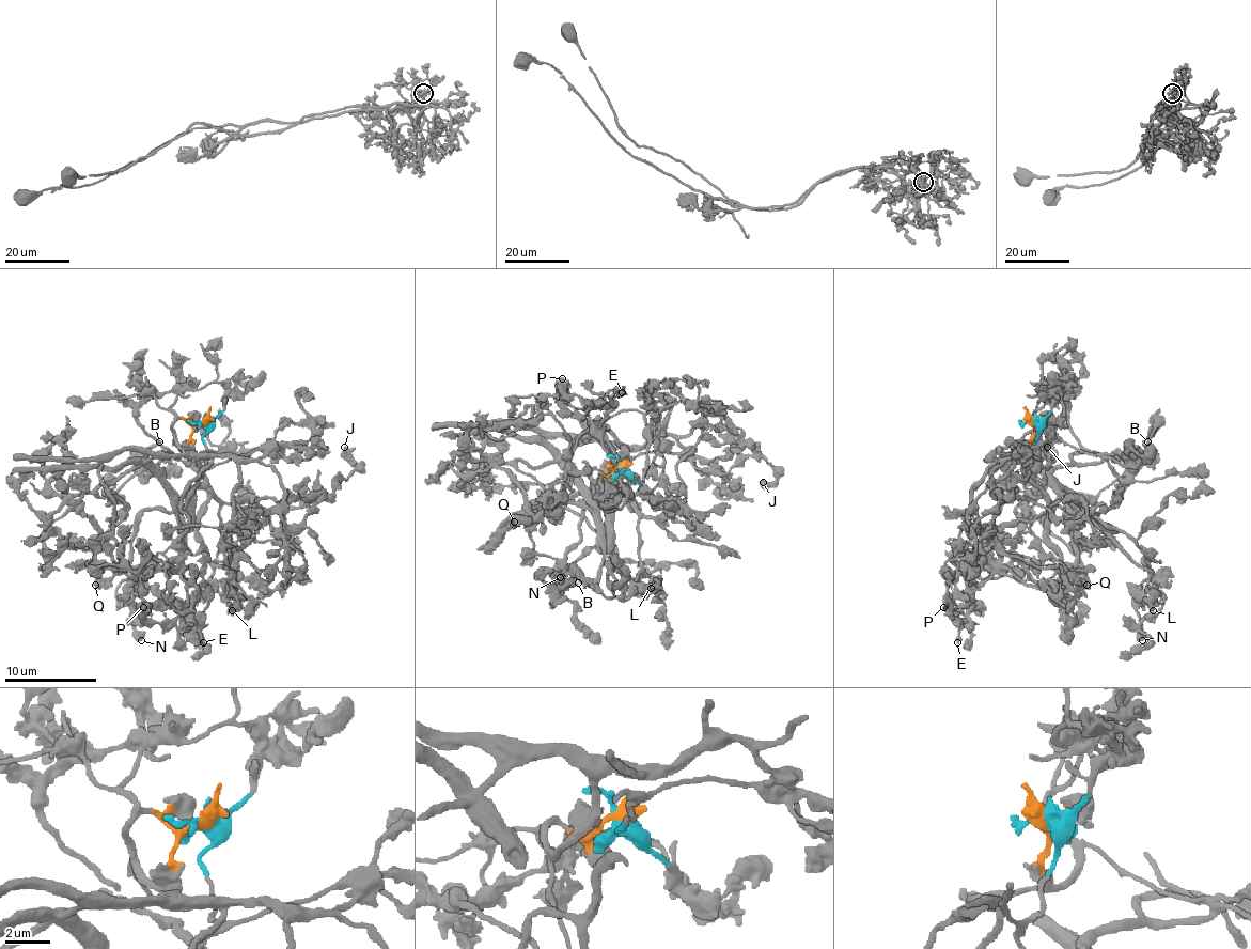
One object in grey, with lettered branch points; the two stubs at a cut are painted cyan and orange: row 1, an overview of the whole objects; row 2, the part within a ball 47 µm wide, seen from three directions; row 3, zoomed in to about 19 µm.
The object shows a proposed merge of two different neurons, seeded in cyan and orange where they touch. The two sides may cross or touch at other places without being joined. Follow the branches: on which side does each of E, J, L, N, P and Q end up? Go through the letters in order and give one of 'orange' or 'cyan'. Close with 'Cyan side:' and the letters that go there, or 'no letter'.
E: orange
J: orange
L: cyan
N: cyan
P: orange
Q: cyan
Cyan side: L, N, Q

